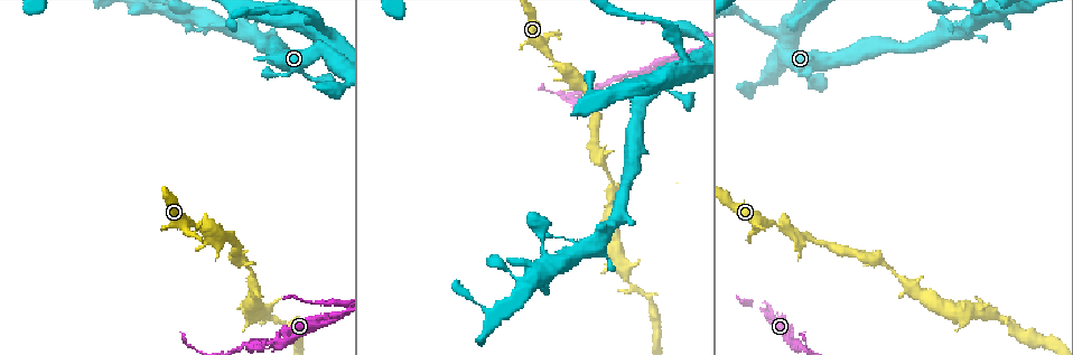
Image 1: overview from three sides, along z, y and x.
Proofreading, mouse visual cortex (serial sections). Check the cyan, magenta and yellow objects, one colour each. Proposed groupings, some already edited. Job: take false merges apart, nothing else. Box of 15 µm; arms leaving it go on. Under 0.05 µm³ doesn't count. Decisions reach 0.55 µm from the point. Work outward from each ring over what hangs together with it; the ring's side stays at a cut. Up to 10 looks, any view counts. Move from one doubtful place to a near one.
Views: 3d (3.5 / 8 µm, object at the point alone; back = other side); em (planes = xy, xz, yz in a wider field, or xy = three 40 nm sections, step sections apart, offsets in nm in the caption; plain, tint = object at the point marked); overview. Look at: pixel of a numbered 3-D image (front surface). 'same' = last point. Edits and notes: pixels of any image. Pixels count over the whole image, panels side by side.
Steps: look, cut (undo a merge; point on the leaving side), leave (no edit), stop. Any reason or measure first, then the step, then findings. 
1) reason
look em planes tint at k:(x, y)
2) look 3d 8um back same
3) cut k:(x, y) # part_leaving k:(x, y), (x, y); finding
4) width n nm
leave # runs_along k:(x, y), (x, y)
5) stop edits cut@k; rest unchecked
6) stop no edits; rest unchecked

four or more arms meet
look 3d 8um at 1:(783, 46)

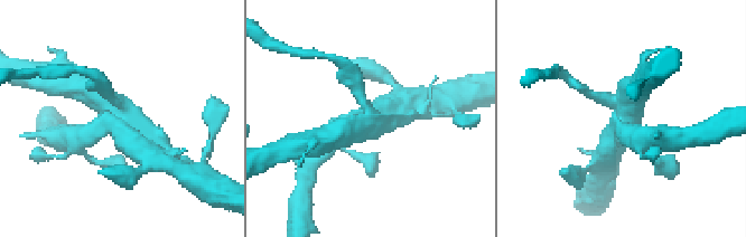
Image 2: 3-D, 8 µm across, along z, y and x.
zoom in
look 3d 3.5um at 2:(118, 121)

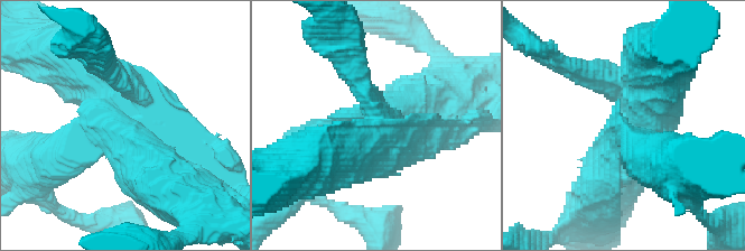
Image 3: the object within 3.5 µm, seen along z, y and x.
shape alone is not enough
look em xy step 3 tint at 3:(130, 125)

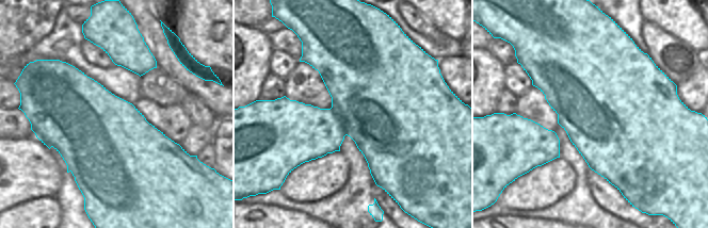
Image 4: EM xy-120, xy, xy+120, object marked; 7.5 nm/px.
cut 3:(428, 90) # two cells meet here

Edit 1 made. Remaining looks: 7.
thick turns thin
look 3d 3.5um at 1:(578, 243)

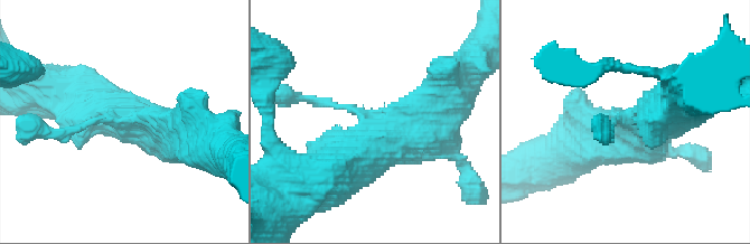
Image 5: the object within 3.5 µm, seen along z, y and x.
look em planes tint at 5:(368, 121)

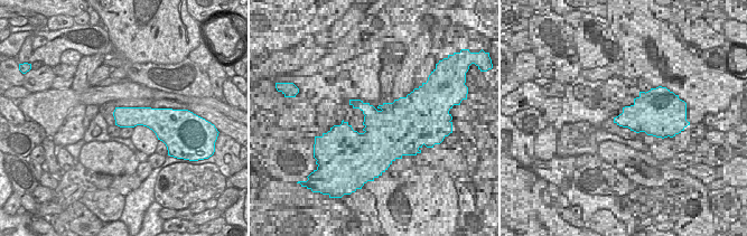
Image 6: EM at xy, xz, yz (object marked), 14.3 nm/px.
leave # runs_along 5:(429, 125), (305, 100); continuous, no second cell

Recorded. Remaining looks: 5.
narrows sharply
look 3d 3.5um back at 1:(248, 268)

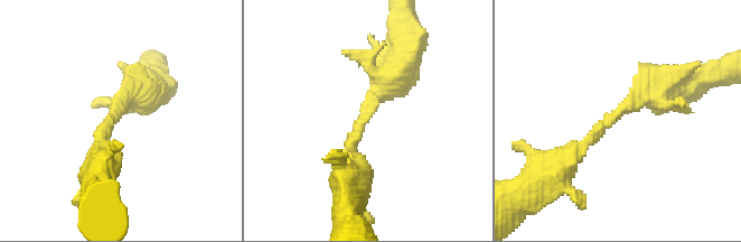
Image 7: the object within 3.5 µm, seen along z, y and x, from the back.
look em planes tint at 7:(361, 128)

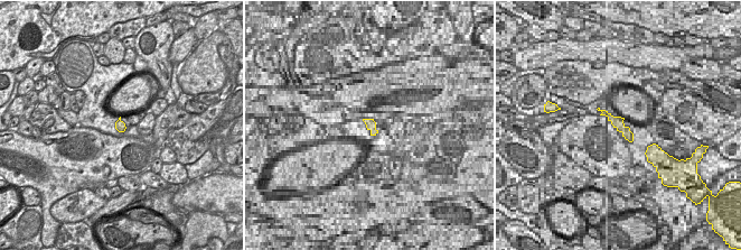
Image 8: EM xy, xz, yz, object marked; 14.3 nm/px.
arm_widths 300, 400 nm
leave # runs_along 7:(662, 91), (638, 94), (553, 174); one cell here

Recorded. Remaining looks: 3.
arms run side by side
look 3d 3.5um back at 1:(326, 322)

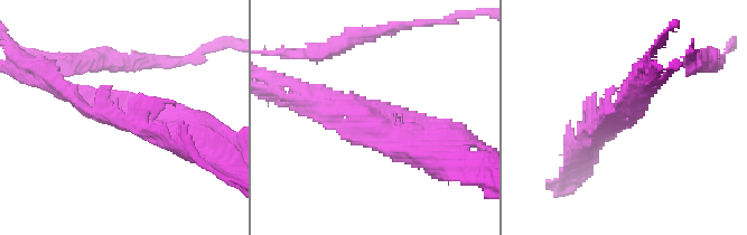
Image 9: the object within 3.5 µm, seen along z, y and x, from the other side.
now the EM
look em xy step 3 tint at 9:(123, 123)

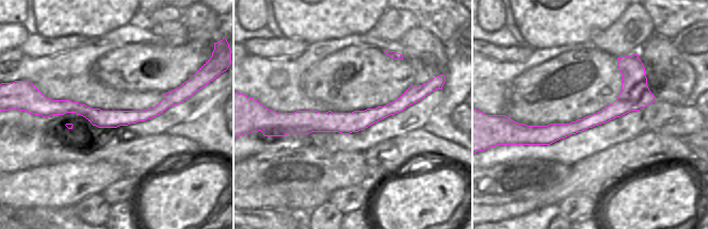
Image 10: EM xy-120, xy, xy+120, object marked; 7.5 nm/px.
look em xy step 1 tint same

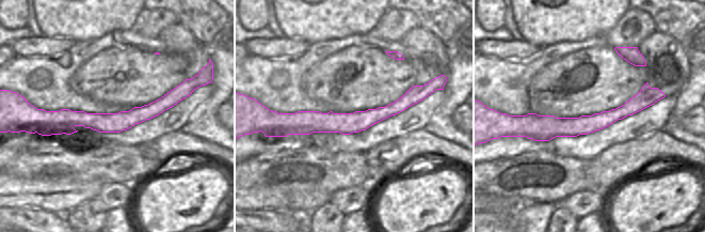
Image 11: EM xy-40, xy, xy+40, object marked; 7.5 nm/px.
leave # runs_along 11:(420, 94), (356, 122), (284, 127); continuous, no second cell

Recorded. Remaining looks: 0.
stop edits cut@3; rest unchecked

